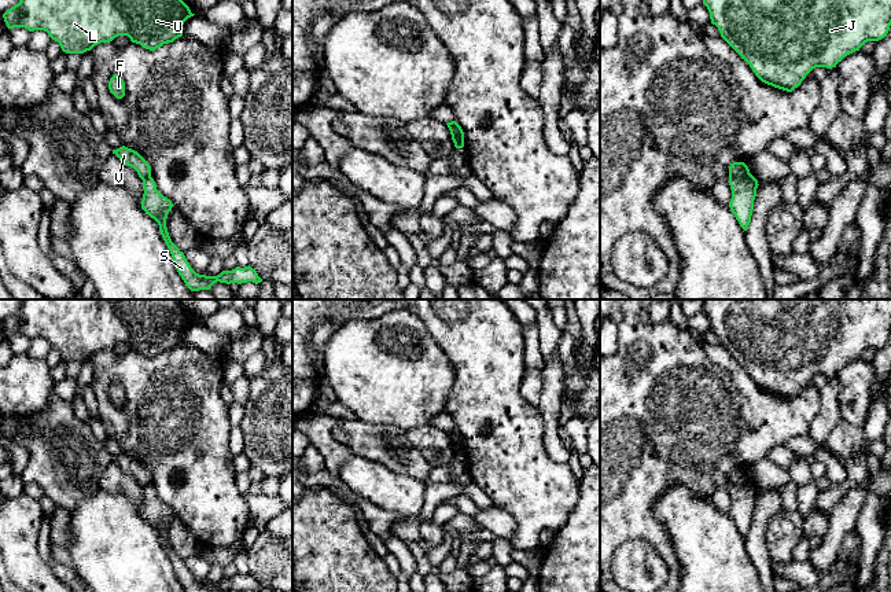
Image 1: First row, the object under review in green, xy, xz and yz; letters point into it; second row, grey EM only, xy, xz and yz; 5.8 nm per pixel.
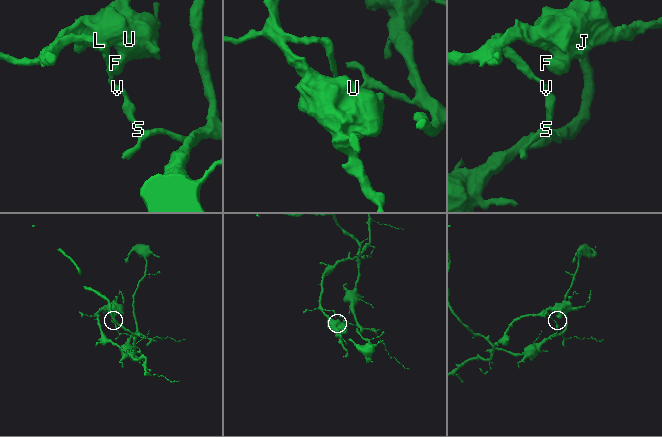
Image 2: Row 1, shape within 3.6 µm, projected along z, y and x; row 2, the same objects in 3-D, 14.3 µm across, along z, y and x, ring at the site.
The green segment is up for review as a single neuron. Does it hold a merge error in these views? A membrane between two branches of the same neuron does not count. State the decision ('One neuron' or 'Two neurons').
Two neurons

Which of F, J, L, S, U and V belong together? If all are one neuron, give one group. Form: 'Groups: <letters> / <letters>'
Groups: F J L U V / S

